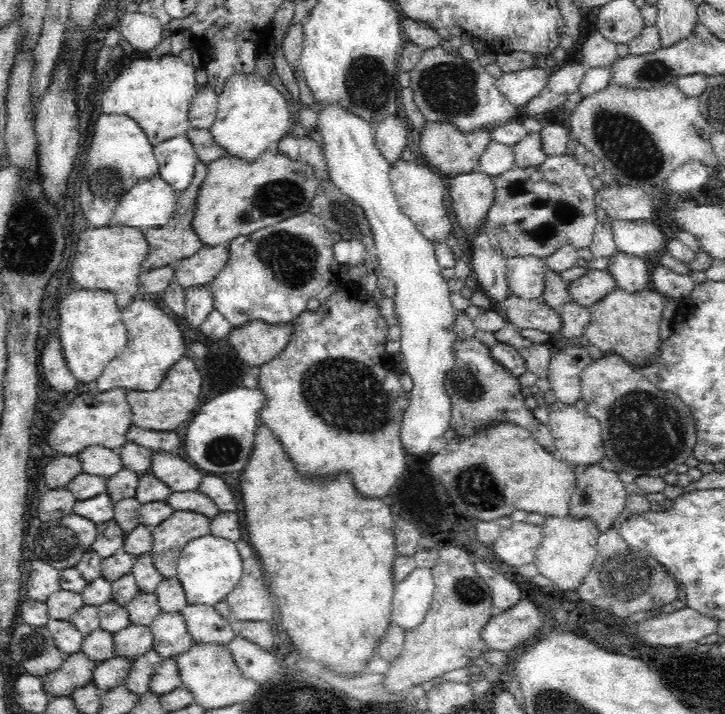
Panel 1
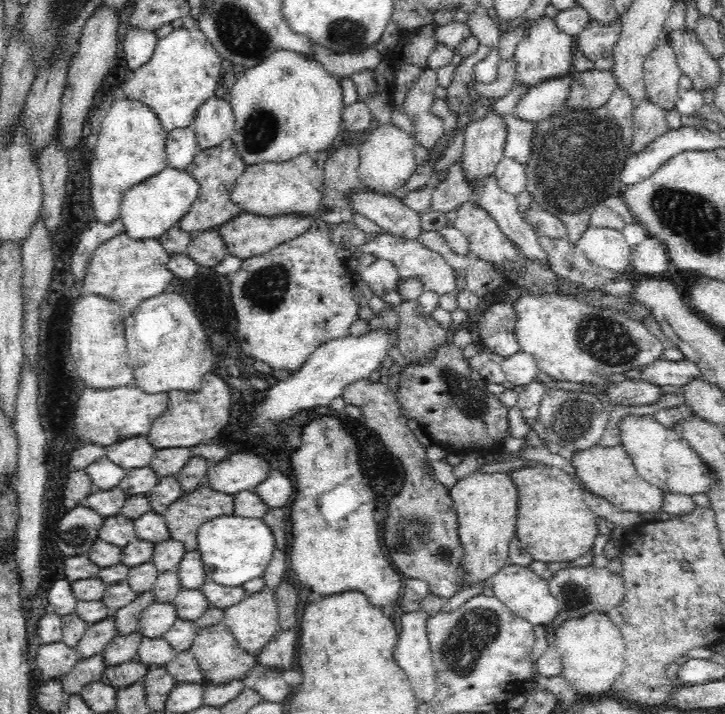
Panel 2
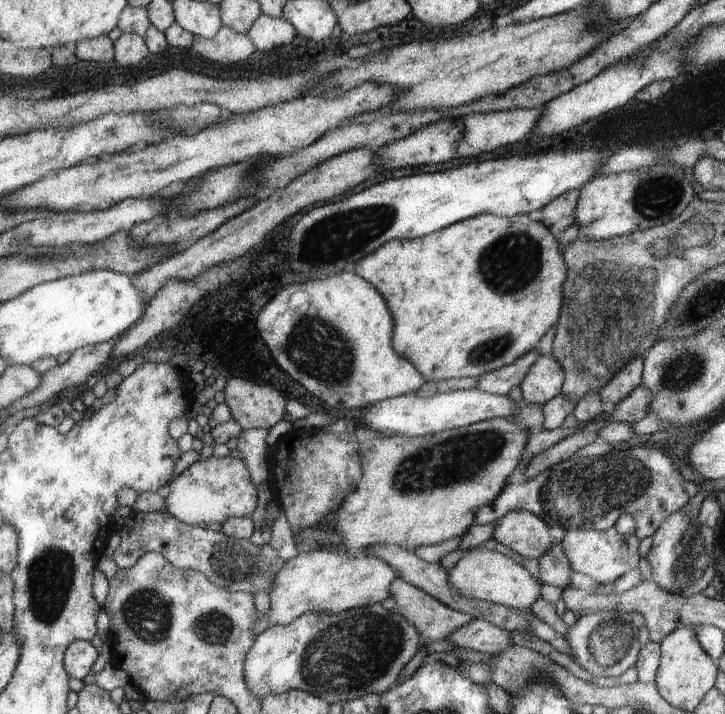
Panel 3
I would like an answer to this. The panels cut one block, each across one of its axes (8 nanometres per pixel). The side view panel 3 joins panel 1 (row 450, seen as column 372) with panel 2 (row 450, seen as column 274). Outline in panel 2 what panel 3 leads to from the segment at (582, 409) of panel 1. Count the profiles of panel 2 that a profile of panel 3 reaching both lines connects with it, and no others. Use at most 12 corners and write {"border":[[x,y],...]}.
{"border":[[622,445],[571,459],[583,488],[641,516],[663,490],[639,477]]}

